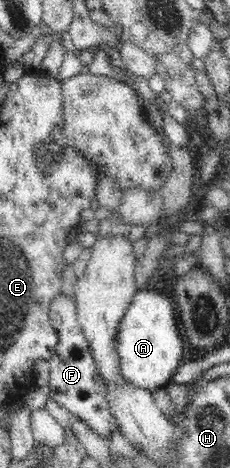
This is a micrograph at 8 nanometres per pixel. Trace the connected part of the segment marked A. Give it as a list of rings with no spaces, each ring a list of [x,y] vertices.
[[[138,291],[132,298],[116,335],[115,346],[120,373],[129,380],[129,384],[154,393],[167,386],[177,369],[188,359],[186,343],[179,333],[175,317],[175,306],[165,293],[157,291]]]

